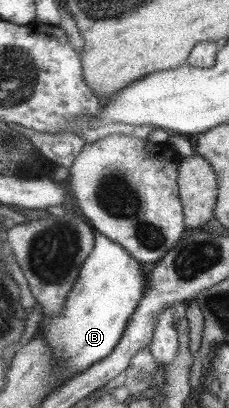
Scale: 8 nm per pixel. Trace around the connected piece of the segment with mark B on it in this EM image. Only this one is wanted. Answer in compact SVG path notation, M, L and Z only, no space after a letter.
M94 230L94 248L85 260L80 271L80 277L73 289L67 294L63 311L55 317L45 317L40 322L39 332L43 334L47 345L53 349L53 361L57 363L55 373L65 373L65 379L72 379L75 375L83 373L93 363L105 359L119 343L133 312L143 299L145 291L145 275L143 265L115 241L111 241L100 231Z

